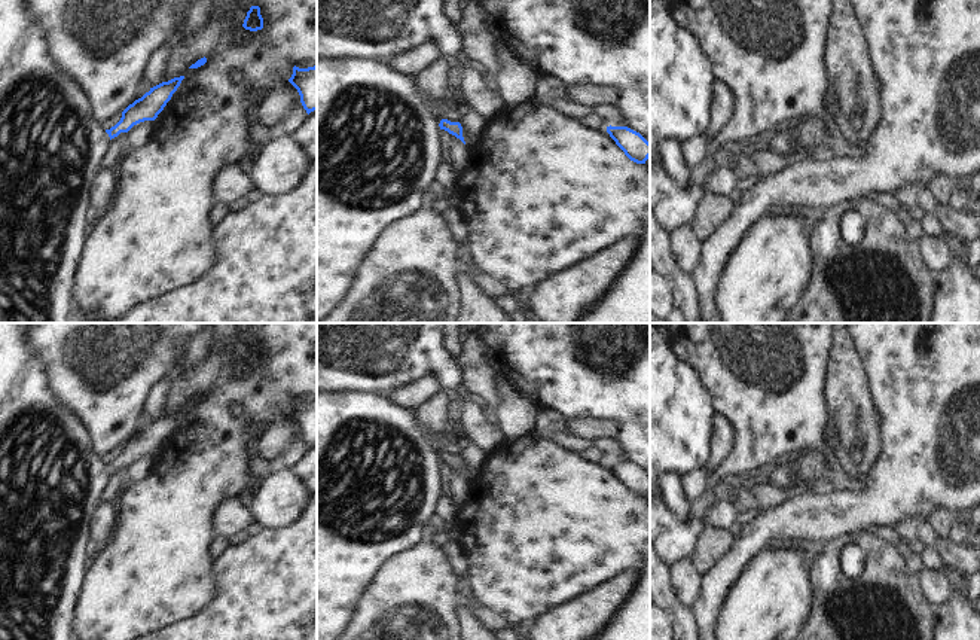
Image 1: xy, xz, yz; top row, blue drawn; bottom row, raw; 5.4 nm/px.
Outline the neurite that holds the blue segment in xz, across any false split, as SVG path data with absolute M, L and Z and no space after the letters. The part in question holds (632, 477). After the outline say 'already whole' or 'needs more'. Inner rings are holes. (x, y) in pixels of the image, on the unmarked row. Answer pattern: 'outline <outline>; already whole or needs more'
outline M607 460L607 466L625 488L636 496L645 497L650 491L650 476L636 464L628 460Z; already whole

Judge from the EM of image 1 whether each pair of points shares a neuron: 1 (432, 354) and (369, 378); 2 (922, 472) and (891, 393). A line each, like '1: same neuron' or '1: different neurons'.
1: same neuron
2: same neuron

